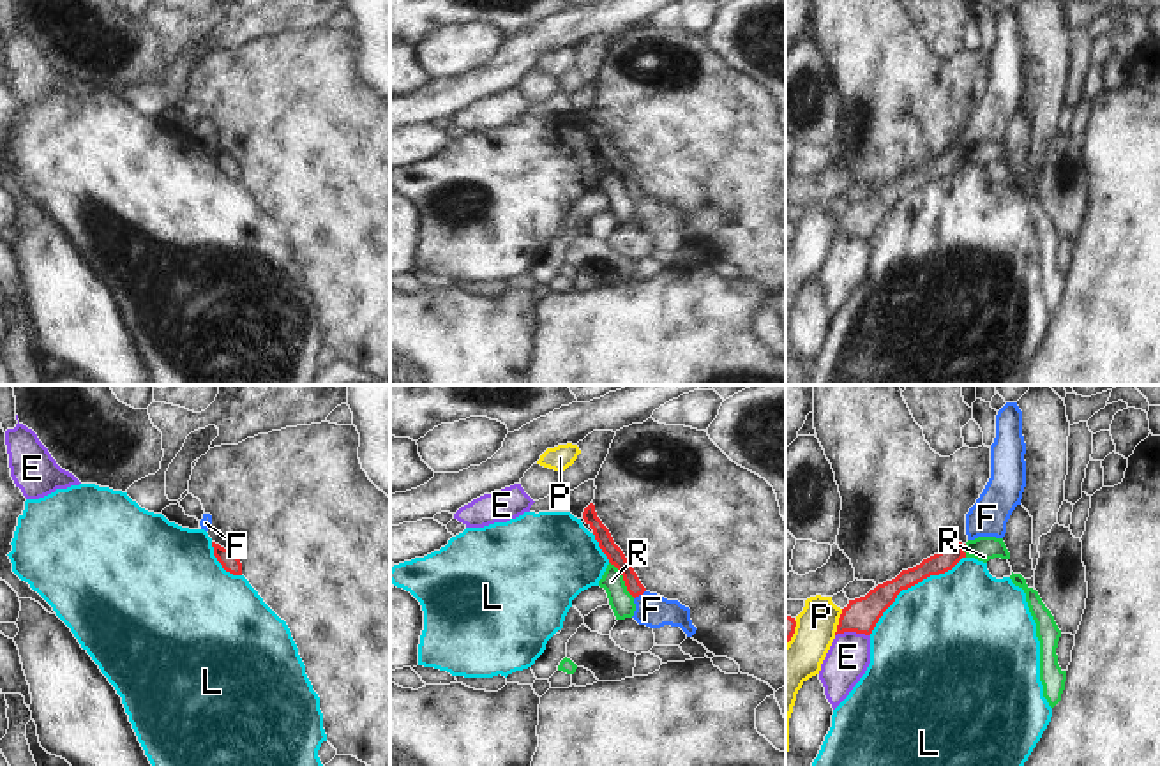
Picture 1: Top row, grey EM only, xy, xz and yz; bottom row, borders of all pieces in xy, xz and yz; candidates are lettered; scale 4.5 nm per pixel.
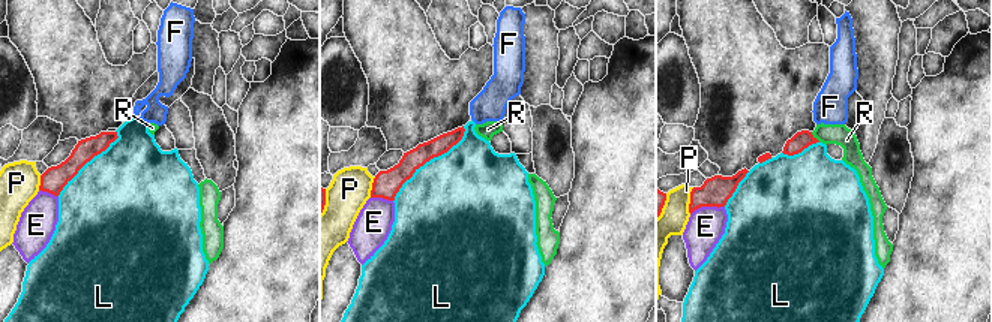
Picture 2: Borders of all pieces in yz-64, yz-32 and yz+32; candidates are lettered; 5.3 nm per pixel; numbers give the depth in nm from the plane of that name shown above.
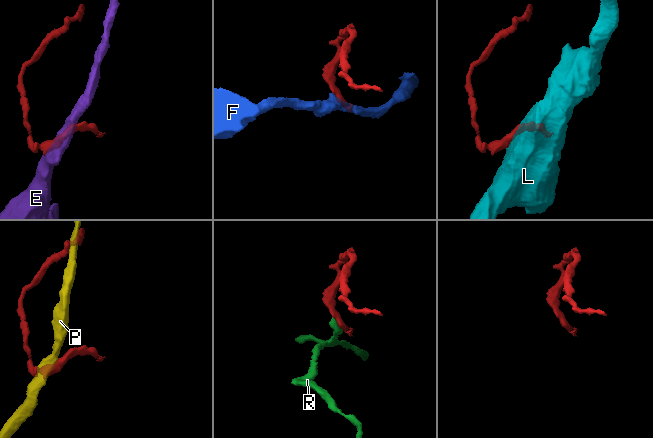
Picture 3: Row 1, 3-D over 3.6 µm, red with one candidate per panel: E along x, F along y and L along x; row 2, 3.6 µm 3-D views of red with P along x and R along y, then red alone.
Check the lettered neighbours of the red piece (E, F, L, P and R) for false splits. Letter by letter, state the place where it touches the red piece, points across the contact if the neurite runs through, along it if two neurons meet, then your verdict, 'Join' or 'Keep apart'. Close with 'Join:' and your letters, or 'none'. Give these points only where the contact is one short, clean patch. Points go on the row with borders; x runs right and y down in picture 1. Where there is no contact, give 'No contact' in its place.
E: Touches red at yz (851, 630). Keep apart
F: Touches red at xz (640, 593). Boundary: xz (645, 590), (634, 599). Keep apart
L: Touches red at yz (911, 585). Keep apart
P: Touches red at yz (839, 622). Keep apart
R: Touches red at xz (624, 579). Boundary: xz (610, 562), (634, 597). Keep apart
Join: none.

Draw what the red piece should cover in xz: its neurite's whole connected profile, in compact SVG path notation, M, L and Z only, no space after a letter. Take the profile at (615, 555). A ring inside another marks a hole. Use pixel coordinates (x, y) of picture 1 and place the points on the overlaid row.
M590 503L583 512L584 522L593 529L595 540L599 542L599 547L607 556L609 563L614 565L625 581L627 591L636 598L646 591L646 588L641 584L637 574L629 565L623 551L614 544L609 529L602 524L602 521L597 517L595 505Z

